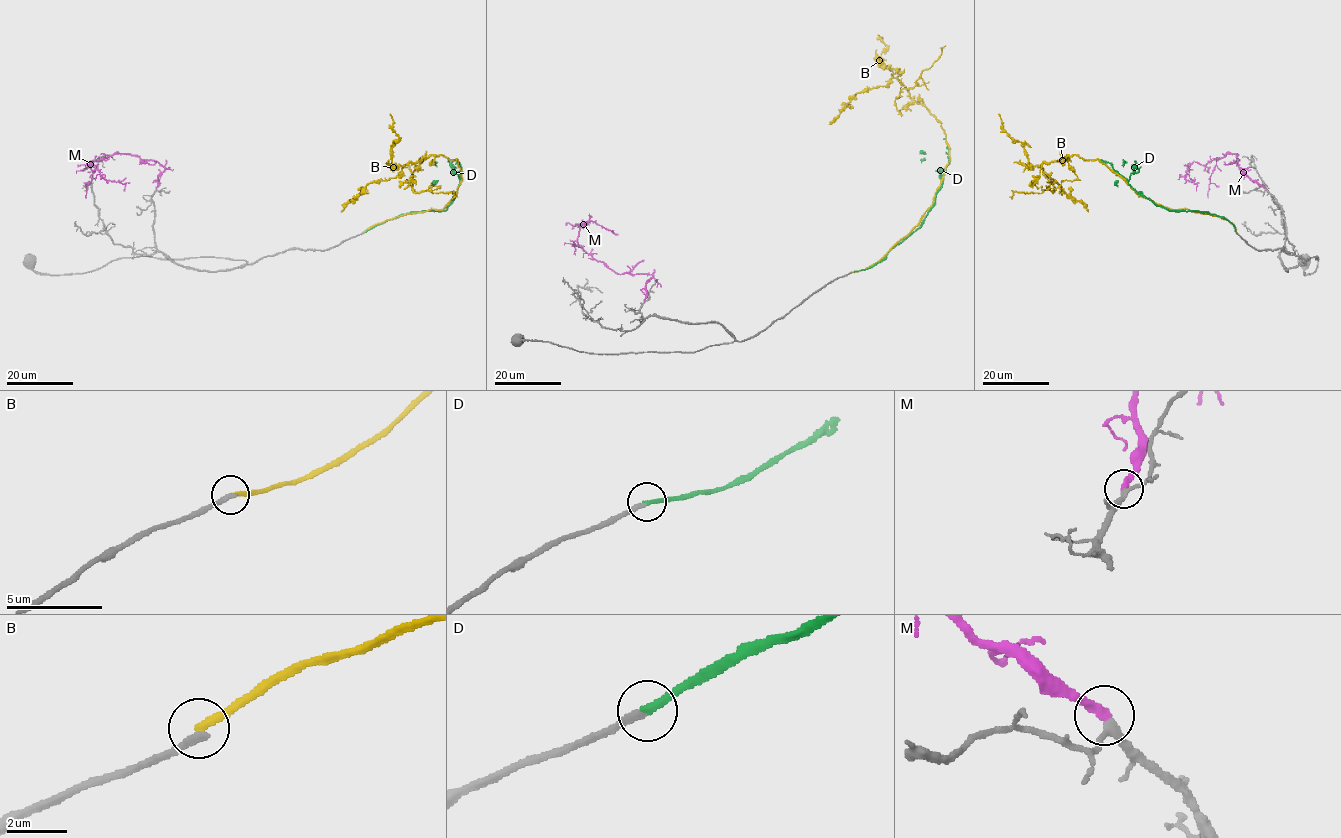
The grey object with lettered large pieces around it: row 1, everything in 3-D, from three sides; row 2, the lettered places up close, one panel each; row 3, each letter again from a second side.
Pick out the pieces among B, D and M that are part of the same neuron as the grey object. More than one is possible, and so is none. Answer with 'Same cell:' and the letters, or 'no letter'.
Same cell: D, M

